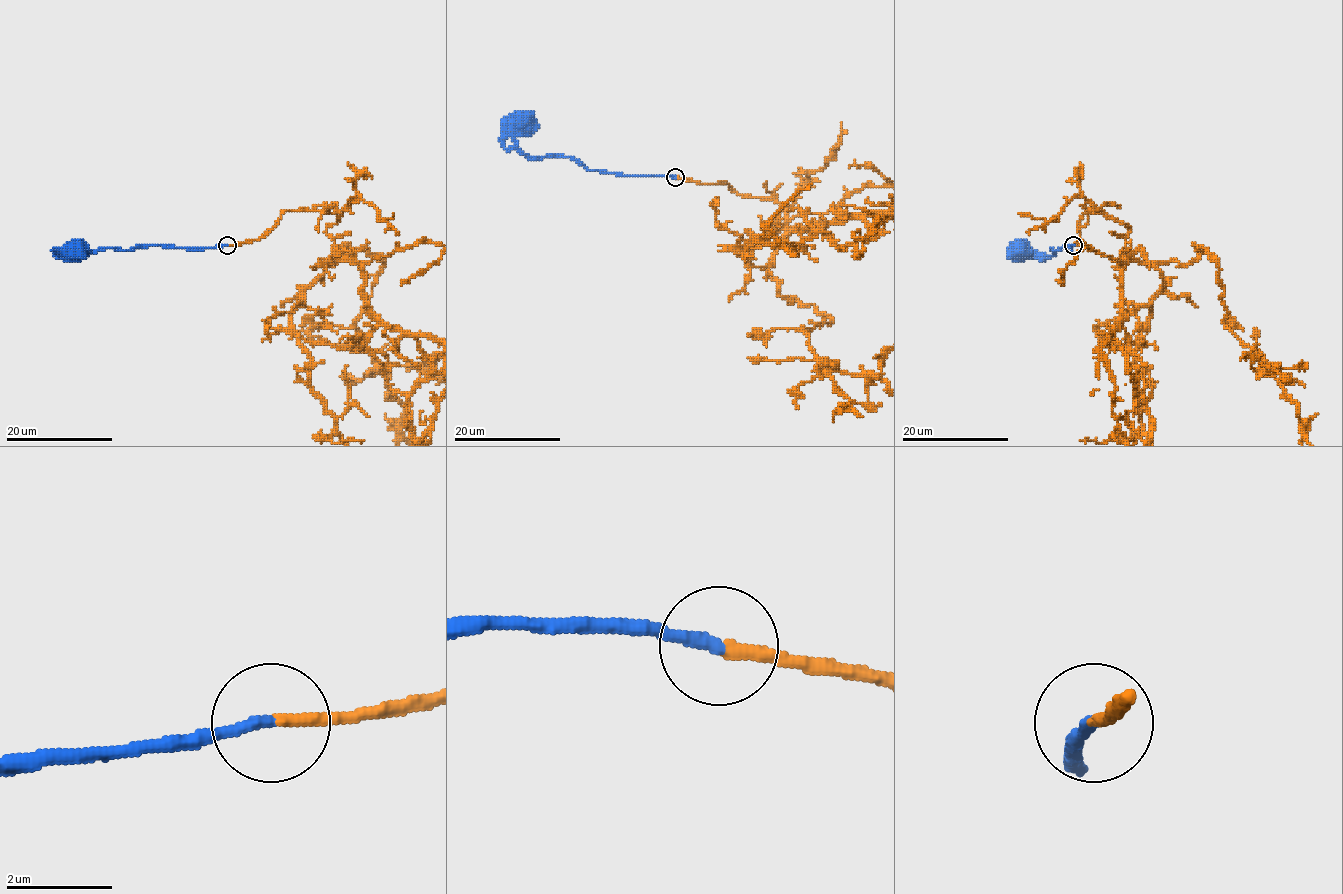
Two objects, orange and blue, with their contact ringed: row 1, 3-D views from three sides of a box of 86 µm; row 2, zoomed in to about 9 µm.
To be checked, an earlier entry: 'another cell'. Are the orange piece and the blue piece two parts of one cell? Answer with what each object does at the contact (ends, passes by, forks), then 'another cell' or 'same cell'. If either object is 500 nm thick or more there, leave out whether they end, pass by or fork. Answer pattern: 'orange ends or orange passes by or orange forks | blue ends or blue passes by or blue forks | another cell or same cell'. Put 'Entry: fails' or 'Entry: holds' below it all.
orange ends | blue ends | same cell
Entry: fails

